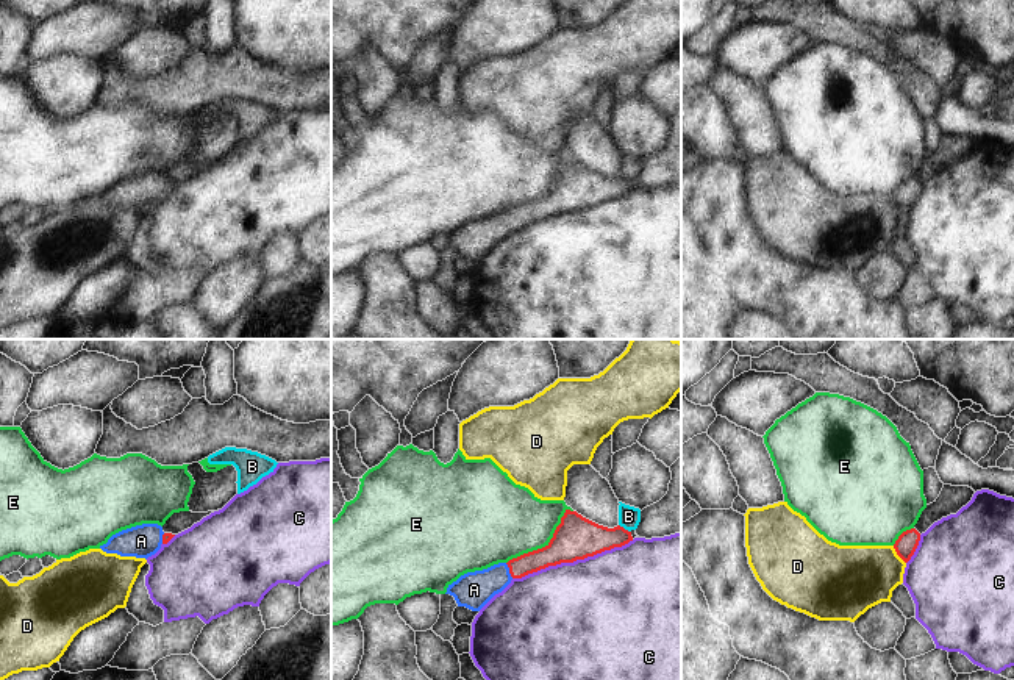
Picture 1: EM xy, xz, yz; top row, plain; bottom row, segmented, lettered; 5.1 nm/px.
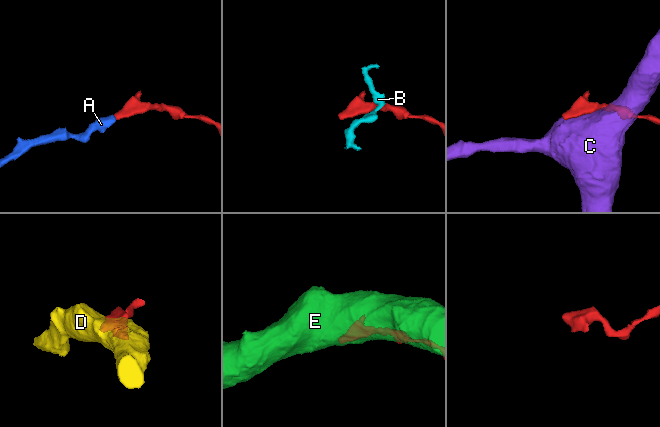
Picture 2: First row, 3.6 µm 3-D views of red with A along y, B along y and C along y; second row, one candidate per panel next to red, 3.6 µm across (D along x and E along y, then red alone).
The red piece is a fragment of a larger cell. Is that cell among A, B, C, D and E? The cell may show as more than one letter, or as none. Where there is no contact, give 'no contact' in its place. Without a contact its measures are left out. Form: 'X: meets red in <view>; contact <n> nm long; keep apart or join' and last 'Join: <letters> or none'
A: meets red in xz; contact 90 nm long; join
B: meets red in xz; contact 80 nm long; keep apart
C: meets red in xz; contact 650 nm long; keep apart
D: meets red in yz; contact 120 nm long; keep apart
E: meets red in xz; contact 440 nm long; keep apart
Join: A

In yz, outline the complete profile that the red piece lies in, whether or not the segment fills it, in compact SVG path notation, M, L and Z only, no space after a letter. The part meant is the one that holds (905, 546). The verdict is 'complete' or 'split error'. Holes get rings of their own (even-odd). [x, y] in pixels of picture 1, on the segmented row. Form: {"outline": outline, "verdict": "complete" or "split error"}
{"outline": "M916 528L903 531L894 544L897 555L908 563L914 555L920 541L920 533Z", "verdict": "complete"}

